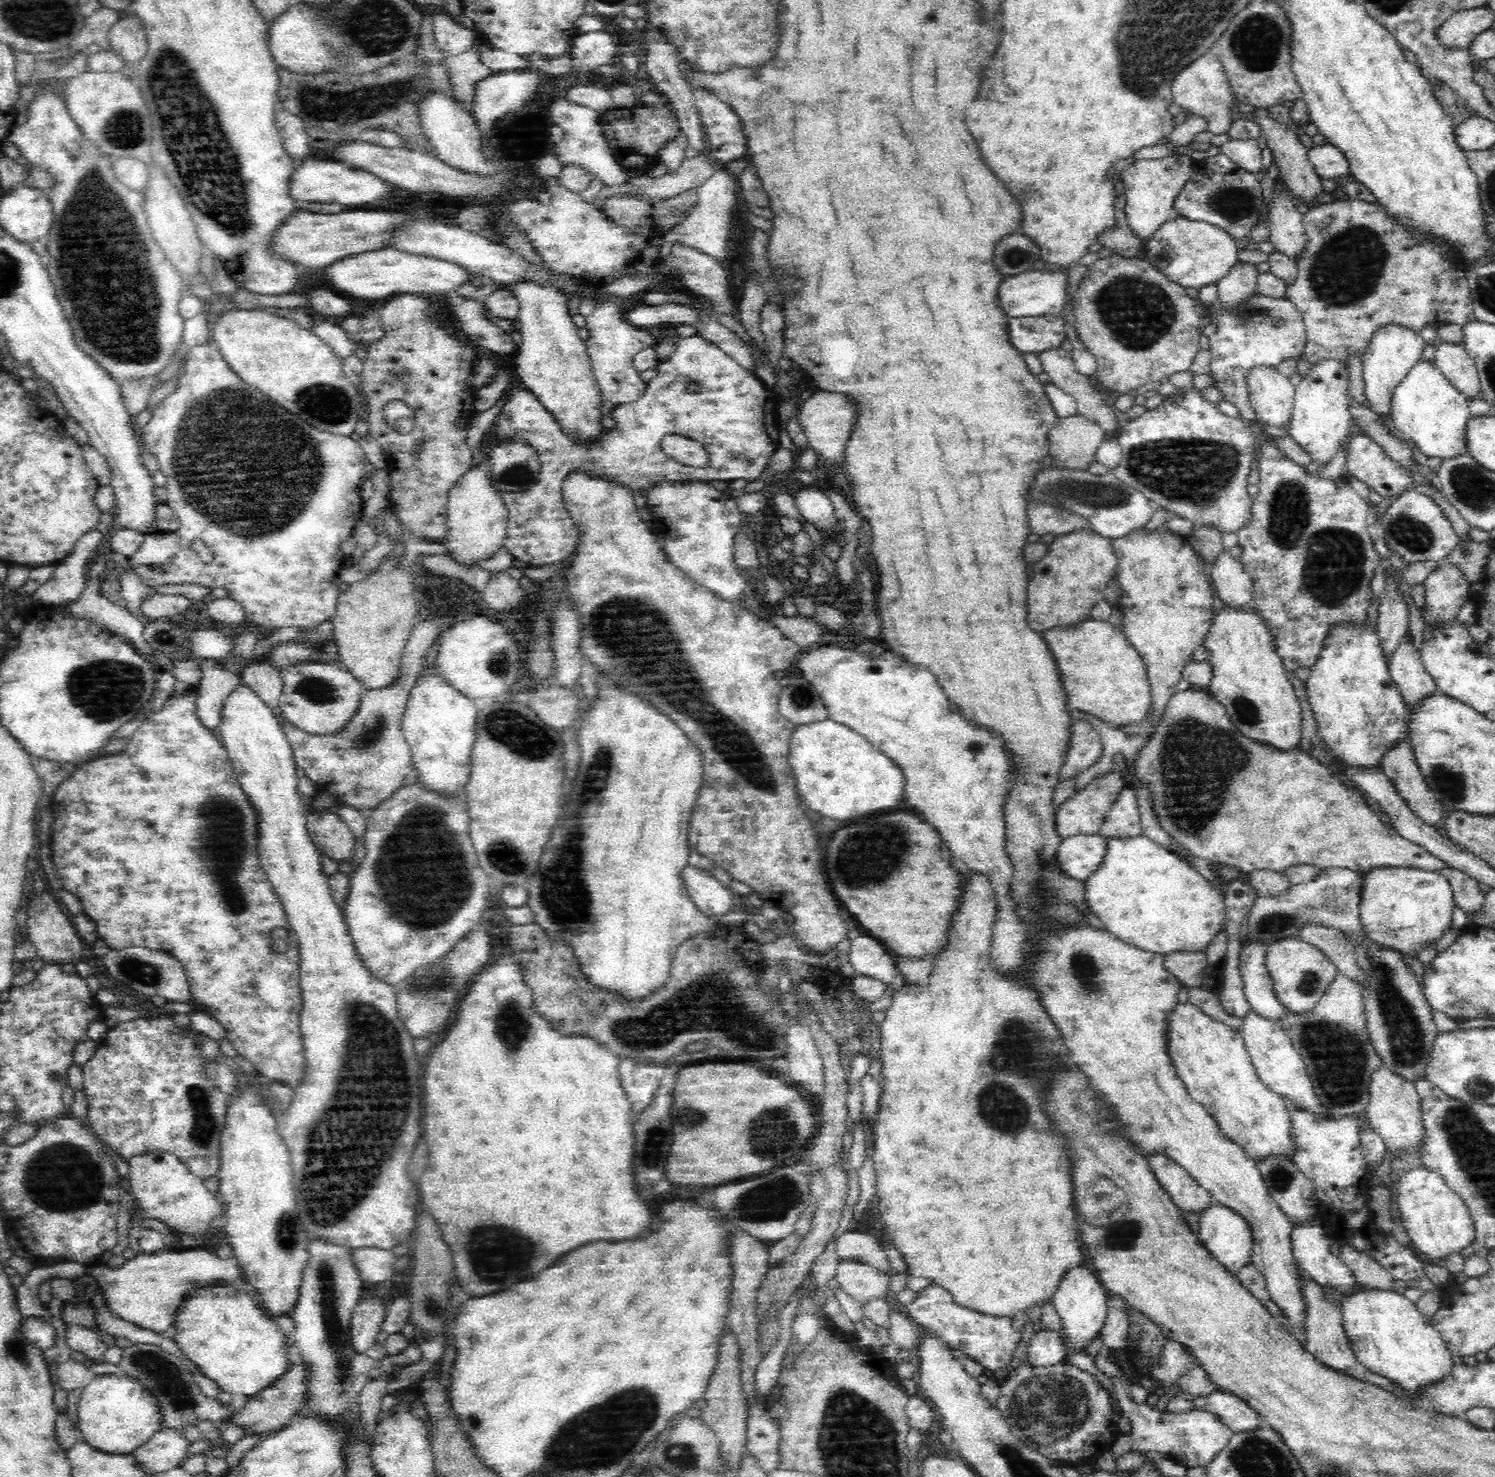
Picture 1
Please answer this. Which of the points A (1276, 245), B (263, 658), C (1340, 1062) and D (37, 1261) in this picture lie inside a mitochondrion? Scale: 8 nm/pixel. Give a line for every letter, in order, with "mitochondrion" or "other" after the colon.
A: other
B: other
C: mitochondrion
D: other

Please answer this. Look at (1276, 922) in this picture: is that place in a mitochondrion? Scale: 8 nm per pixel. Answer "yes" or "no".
yes

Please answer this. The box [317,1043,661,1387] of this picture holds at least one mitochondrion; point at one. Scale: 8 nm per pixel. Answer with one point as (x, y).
(496, 1254)

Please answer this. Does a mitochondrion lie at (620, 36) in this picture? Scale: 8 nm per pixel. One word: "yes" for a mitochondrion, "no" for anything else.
no

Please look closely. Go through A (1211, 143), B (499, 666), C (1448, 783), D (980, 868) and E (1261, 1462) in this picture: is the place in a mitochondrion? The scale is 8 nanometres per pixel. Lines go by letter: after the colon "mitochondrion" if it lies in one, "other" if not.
A: other
B: mitochondrion
C: mitochondrion
D: other
E: mitochondrion

